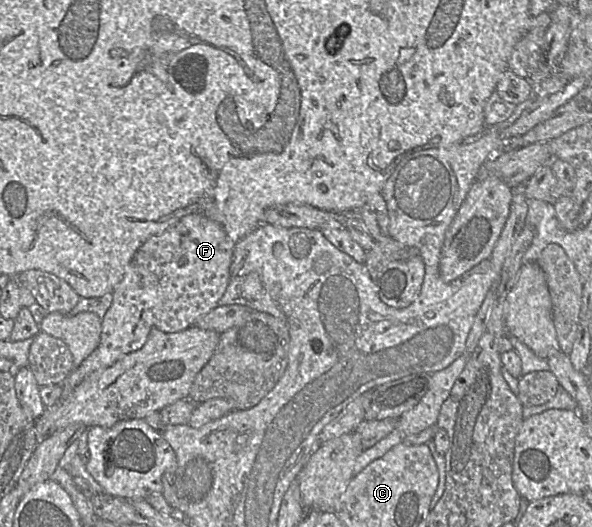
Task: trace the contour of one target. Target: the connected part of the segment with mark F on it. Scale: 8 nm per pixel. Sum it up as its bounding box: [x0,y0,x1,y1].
[36,213,236,440]

